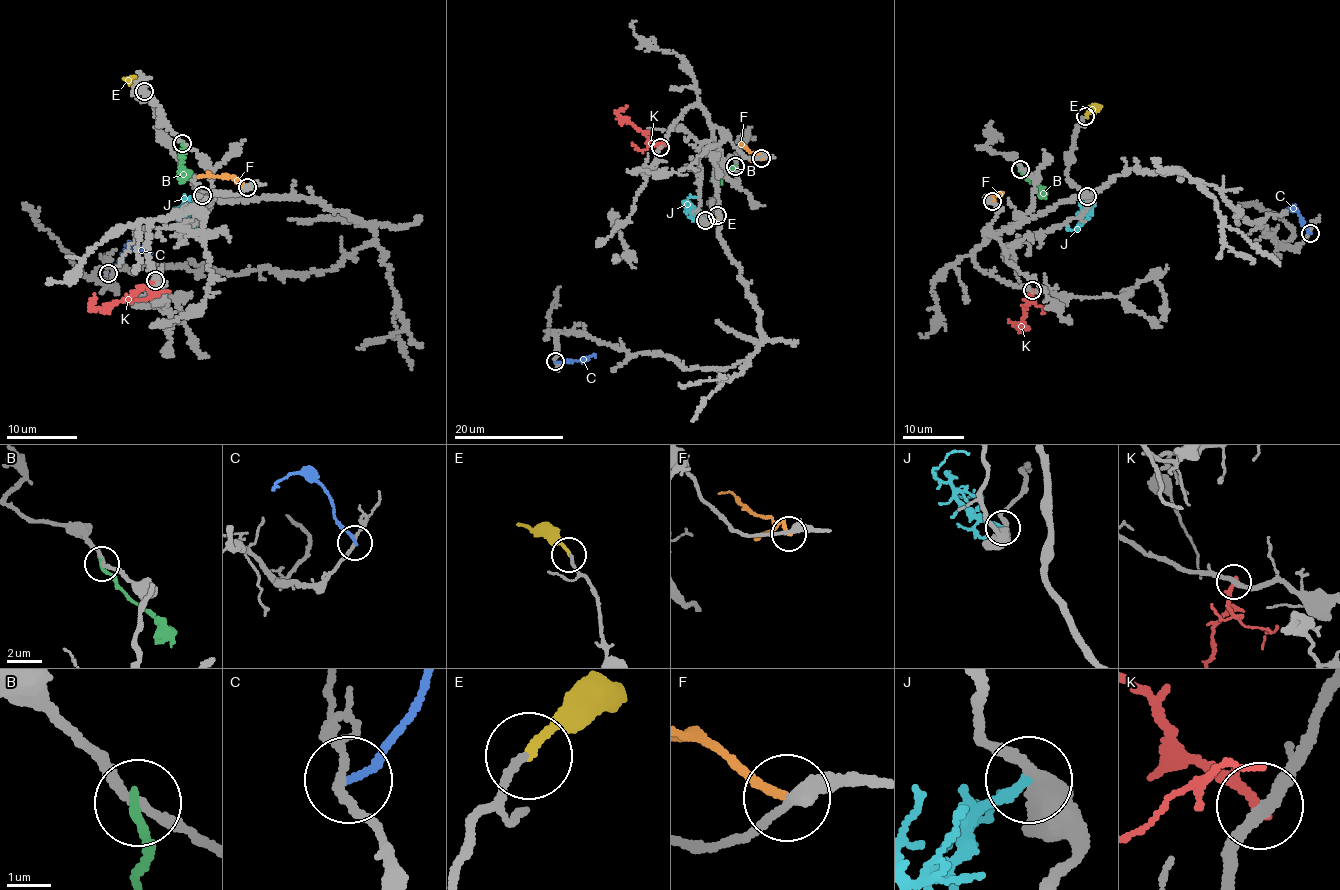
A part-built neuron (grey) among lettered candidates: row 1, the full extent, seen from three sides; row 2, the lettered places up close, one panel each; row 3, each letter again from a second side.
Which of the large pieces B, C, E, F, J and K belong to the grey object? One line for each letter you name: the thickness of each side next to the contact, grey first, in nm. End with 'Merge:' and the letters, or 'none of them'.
E: 160 nm thick on the grey side, 180 nm on the other
Merge: E

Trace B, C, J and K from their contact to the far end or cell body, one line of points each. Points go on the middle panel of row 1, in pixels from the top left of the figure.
B: (735, 166), (710, 180)
C: (555, 361), (578, 359), (594, 354), (595, 357)
J: (705, 220), (684, 204), (688, 197), (695, 197)
K: (659, 148), (621, 117), (617, 111), (627, 106)

